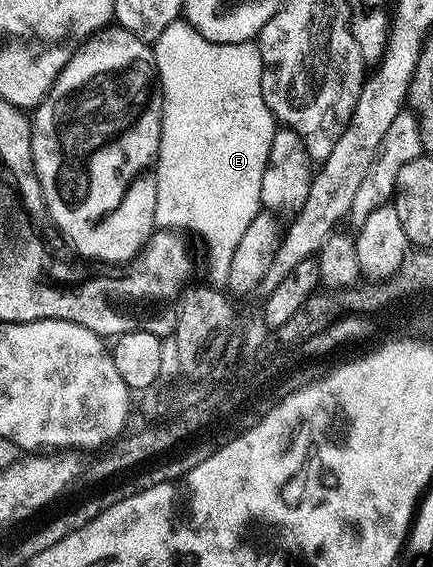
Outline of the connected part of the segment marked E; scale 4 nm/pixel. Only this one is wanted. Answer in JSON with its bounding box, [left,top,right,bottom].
[153,21,277,285]

